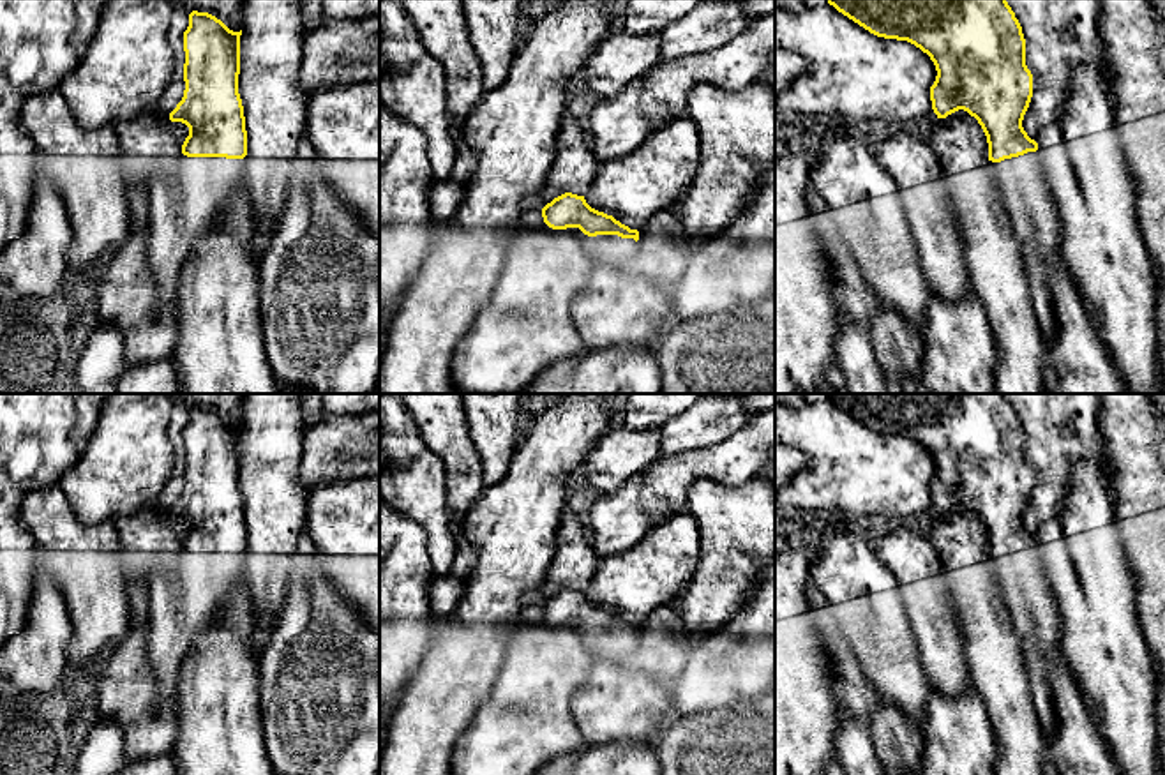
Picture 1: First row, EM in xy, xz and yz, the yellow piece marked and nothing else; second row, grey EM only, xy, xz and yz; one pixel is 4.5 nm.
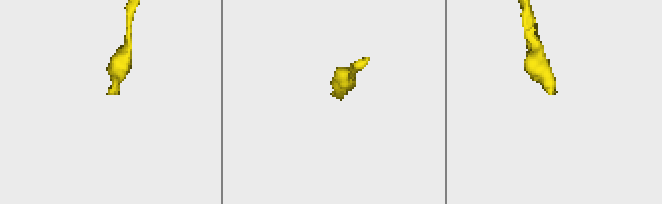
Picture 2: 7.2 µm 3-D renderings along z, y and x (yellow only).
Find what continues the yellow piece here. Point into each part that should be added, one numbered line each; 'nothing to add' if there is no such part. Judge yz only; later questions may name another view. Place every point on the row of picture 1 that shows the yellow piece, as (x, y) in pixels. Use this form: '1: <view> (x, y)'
1: yz (1021, 180)

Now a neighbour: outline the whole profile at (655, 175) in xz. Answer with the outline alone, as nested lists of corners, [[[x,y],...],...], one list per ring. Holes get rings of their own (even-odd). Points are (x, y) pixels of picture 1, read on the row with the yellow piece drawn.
[[[688,117],[673,118],[655,129],[632,154],[600,161],[584,199],[591,208],[641,231],[657,212],[673,208],[685,194],[694,180],[699,157],[701,136],[694,122]]]

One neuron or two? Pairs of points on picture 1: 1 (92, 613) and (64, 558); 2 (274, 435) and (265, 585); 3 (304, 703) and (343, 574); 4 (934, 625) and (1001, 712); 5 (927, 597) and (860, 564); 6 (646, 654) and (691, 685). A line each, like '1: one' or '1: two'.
1: one
2: one
3: two
4: two
5: two
6: two

